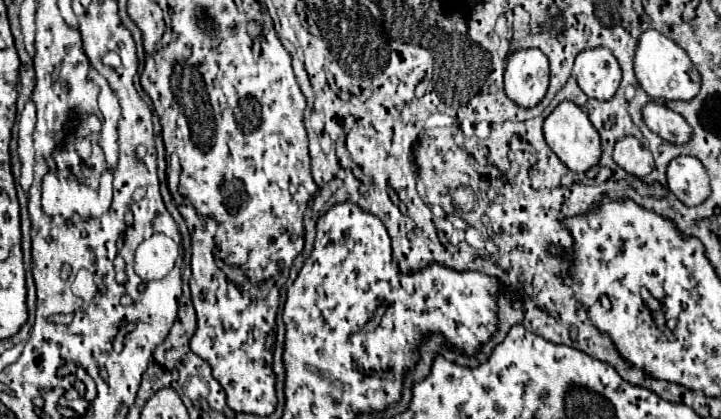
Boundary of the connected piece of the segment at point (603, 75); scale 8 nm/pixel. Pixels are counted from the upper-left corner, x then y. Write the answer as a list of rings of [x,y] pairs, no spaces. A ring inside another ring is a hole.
[[[605,47],[585,49],[575,57],[573,77],[587,97],[607,101],[619,89],[621,67]]]

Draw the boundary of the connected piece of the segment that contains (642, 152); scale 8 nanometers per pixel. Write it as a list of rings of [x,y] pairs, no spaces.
[[[623,137],[615,143],[613,161],[635,177],[645,177],[653,171],[651,151],[635,137]]]

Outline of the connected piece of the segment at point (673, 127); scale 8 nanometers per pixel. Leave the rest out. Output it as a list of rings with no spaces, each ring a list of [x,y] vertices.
[[[649,101],[643,109],[643,123],[657,133],[661,139],[675,143],[675,145],[683,145],[691,139],[691,127],[689,123],[675,111],[671,111],[665,105],[657,105],[653,101]]]

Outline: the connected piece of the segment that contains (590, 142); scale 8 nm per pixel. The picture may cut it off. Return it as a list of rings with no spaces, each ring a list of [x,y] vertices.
[[[561,101],[553,113],[543,123],[543,135],[551,151],[571,169],[577,173],[585,173],[593,165],[597,165],[601,157],[601,141],[597,129],[591,125],[589,117],[571,101]]]

